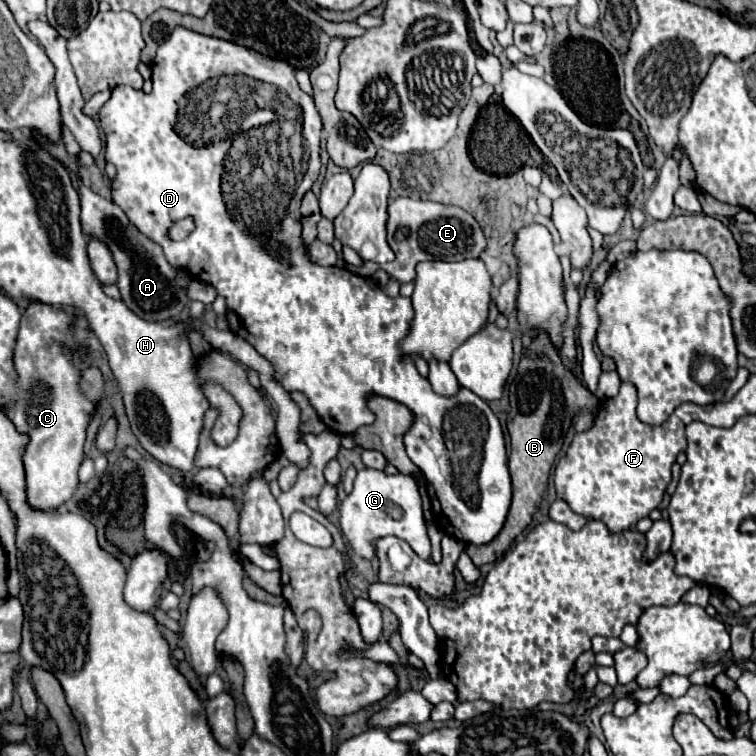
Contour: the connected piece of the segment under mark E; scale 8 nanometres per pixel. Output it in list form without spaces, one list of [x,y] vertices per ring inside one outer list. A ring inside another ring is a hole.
[[[411,198],[391,200],[389,222],[387,222],[387,242],[391,250],[395,252],[393,262],[387,262],[383,266],[367,262],[361,268],[347,264],[347,268],[363,276],[371,276],[377,268],[383,268],[391,278],[405,284],[405,282],[413,282],[417,262],[423,262],[423,260],[455,262],[455,260],[465,260],[465,258],[479,258],[479,254],[483,252],[487,244],[477,220],[463,208],[445,206],[437,202],[425,202],[425,200],[411,200]]]

